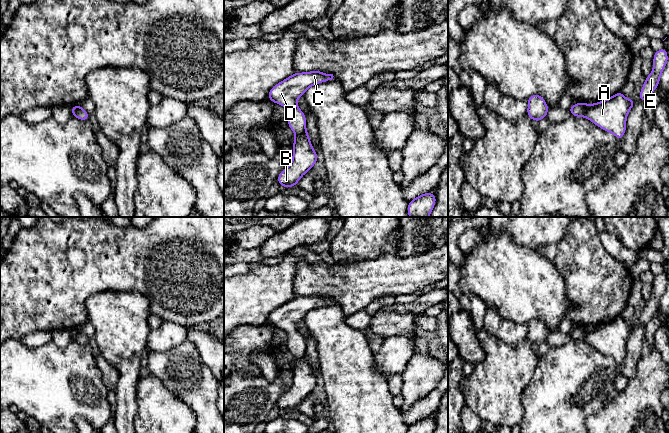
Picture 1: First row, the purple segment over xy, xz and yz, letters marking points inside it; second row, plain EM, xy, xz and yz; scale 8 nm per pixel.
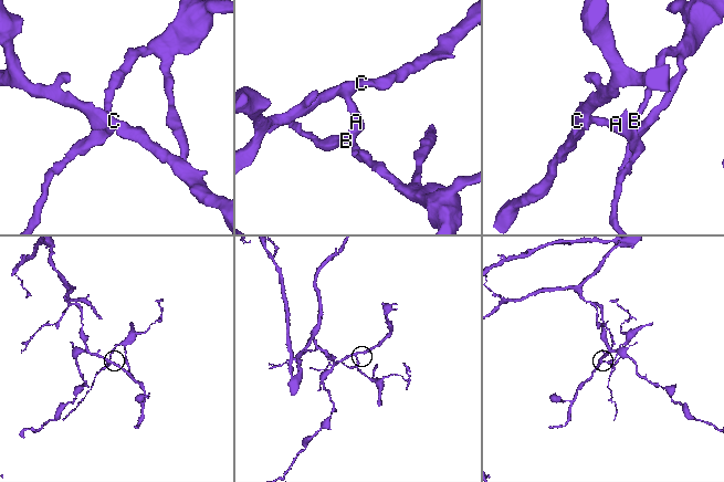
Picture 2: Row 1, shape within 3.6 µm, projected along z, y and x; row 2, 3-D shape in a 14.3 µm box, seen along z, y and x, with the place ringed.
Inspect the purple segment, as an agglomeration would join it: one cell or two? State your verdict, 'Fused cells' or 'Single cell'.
Fused cells

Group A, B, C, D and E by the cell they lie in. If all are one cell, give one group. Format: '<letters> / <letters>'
A B E / C D

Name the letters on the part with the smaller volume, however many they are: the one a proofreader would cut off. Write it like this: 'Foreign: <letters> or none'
Foreign: A, B, E

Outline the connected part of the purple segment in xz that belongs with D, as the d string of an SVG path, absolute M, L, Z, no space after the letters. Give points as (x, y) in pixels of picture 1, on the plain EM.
M310 295L306 297L296 296L273 310L269 315L268 323L287 333L288 349L296 359L300 359L306 355L305 338L297 330L297 323L303 319L309 311L332 304L333 301L333 298L326 298L320 295Z

